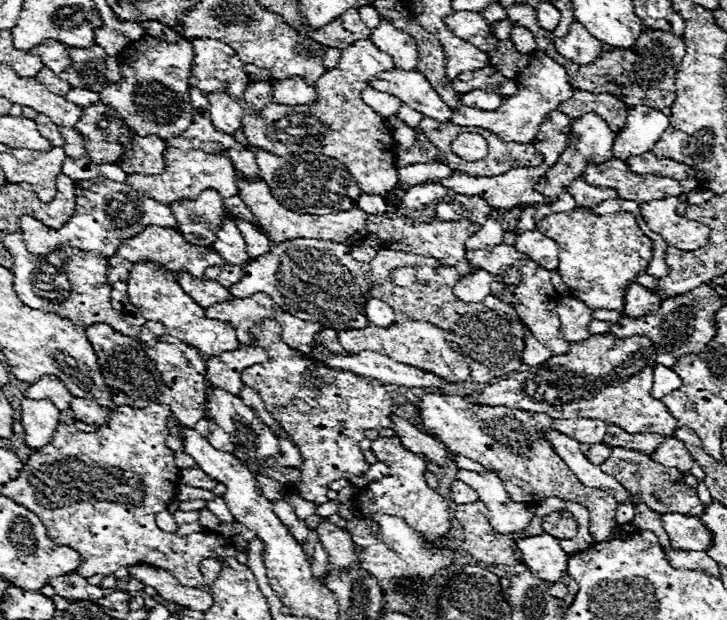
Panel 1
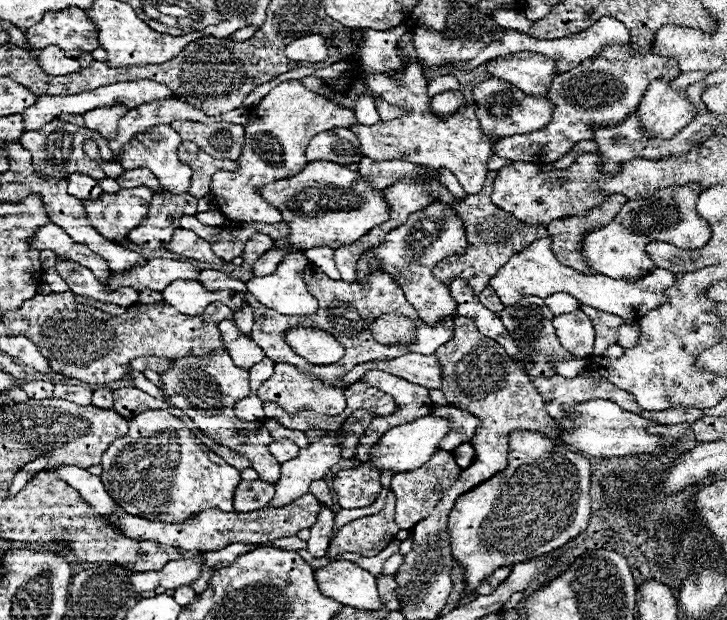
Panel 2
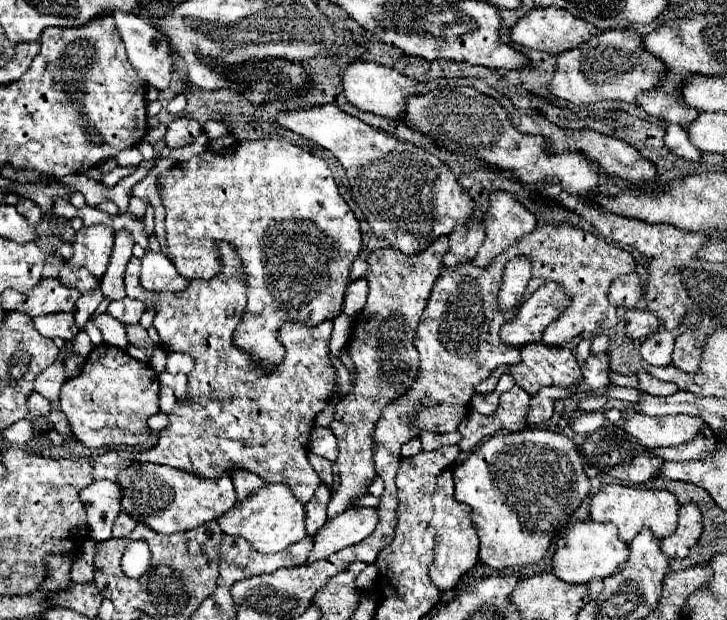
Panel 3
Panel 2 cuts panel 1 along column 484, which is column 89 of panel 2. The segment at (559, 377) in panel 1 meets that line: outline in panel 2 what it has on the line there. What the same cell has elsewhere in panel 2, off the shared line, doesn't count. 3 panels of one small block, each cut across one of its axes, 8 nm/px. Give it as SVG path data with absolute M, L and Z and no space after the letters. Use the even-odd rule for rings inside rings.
M56 384L56 388L54 388L56 398L64 398L64 400L70 400L80 406L90 406L92 394L94 394L92 388L82 388L82 386L72 386L72 384Z

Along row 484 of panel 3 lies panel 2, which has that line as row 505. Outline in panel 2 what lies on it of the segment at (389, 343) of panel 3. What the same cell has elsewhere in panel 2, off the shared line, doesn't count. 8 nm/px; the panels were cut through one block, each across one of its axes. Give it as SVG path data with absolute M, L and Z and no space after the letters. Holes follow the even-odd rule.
M368 462L360 464L360 468L342 470L334 478L332 490L338 496L340 508L370 506L382 490L380 472L376 468L372 468Z

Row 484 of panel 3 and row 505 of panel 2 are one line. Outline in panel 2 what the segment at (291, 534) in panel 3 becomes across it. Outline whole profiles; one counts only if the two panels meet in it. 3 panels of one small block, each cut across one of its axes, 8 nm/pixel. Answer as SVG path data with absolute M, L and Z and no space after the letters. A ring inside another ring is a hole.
M328 432L324 438L320 438L318 442L310 444L308 448L300 450L298 458L294 460L288 460L288 462L282 462L282 476L280 480L274 484L276 488L276 494L274 498L268 502L268 506L274 506L274 508L280 508L280 506L288 506L288 502L294 502L296 498L302 498L308 490L310 490L310 484L314 480L320 480L328 474L328 470L340 460L340 432Z

